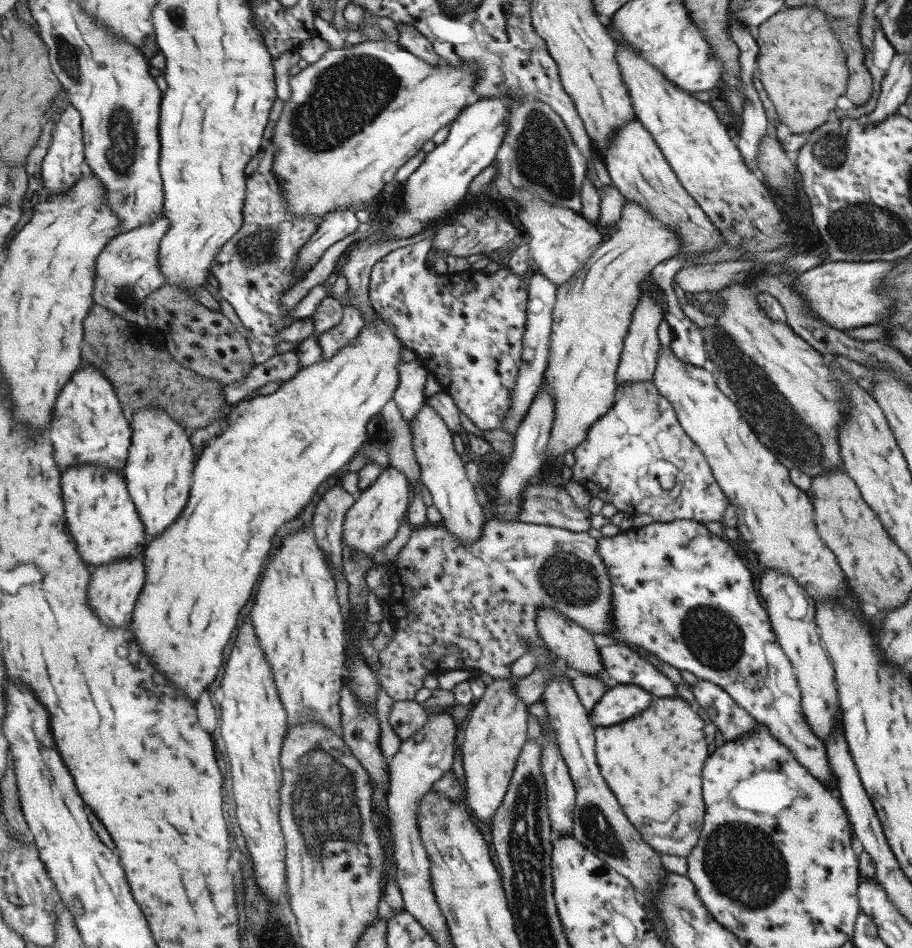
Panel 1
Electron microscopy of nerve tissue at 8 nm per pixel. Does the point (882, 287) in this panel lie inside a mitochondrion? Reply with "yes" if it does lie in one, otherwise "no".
no

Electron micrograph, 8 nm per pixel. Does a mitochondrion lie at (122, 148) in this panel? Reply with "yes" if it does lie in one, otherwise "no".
yes

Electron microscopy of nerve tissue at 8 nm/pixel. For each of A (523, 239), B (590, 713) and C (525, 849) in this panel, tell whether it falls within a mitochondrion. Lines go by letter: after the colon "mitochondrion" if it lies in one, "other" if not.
A: other
B: other
C: mitochondrion

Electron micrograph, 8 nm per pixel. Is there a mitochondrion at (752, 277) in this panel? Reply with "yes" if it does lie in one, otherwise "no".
no

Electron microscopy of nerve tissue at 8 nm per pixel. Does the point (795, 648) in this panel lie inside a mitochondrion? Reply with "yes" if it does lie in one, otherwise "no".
no

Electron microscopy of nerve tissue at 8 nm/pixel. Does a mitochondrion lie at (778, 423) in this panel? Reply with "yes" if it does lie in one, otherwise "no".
yes

